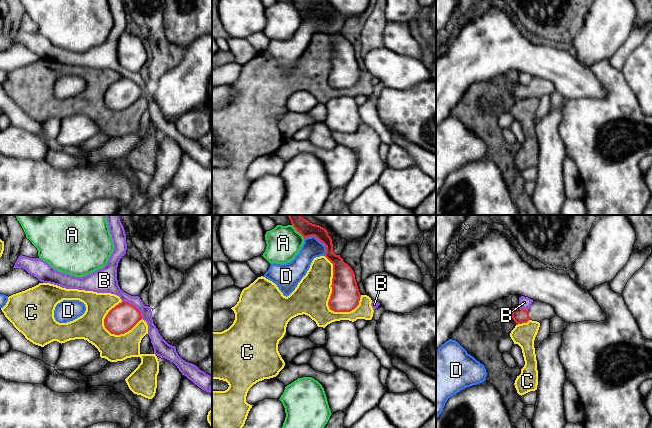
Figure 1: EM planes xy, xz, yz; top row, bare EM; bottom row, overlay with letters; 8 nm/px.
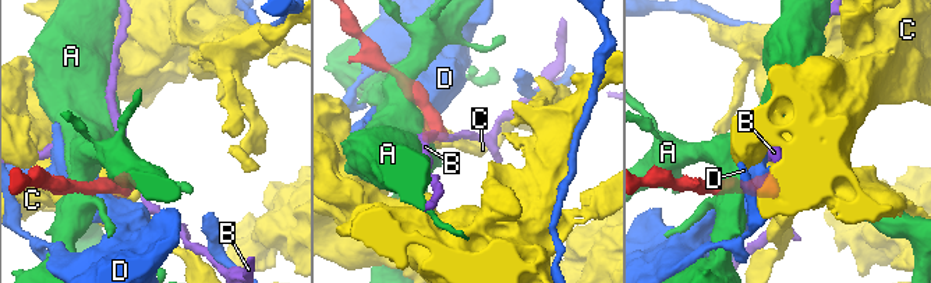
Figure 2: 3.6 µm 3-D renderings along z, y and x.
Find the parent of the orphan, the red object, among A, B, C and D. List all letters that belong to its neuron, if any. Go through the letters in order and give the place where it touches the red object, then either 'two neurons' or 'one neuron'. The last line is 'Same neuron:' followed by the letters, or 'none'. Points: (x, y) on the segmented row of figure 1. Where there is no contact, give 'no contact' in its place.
A: xz (297, 231) | two neurons
B: xy (134, 306) | two neurons
C: xz (332, 291) | two neurons
D: xz (319, 240) | two neurons
Same neuron: none

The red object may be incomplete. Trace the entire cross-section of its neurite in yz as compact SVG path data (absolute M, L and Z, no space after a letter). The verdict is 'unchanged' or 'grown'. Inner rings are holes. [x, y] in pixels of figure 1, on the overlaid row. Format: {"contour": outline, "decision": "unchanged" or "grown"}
{"contour": "M533 301L528 310L520 306L512 308L512 318L516 325L527 323L529 320L540 323L544 319L551 320L555 315L555 309L551 305L539 301Z", "decision": "grown"}

